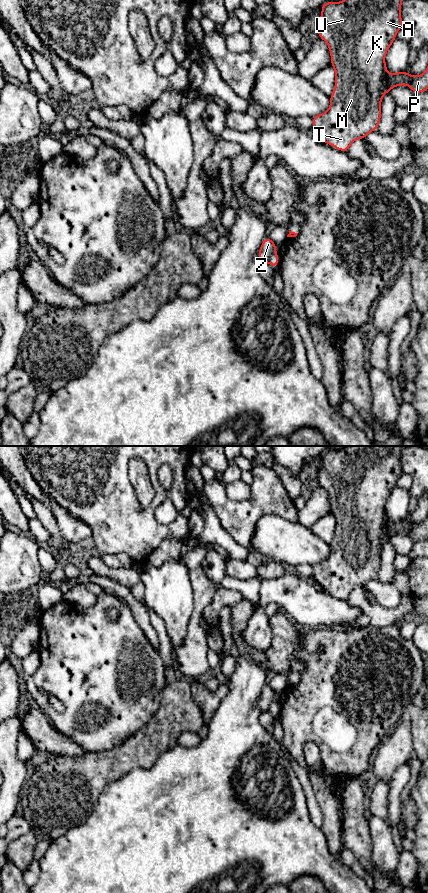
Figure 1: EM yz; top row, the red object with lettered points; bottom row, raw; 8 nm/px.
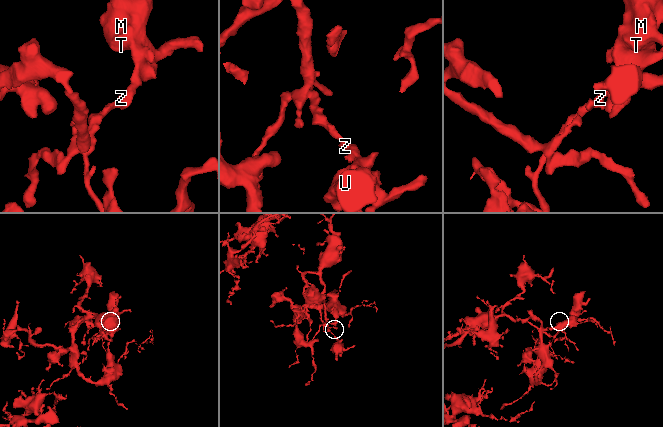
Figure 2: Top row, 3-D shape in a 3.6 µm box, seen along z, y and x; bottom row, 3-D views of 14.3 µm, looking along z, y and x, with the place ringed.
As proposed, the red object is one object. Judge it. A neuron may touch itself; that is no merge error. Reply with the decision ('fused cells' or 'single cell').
fused cells

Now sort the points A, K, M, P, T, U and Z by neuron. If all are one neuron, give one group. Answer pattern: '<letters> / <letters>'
A K M P T U / Z

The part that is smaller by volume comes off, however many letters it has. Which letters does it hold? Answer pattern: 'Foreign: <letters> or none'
Foreign: A, K, M, P, T, U

